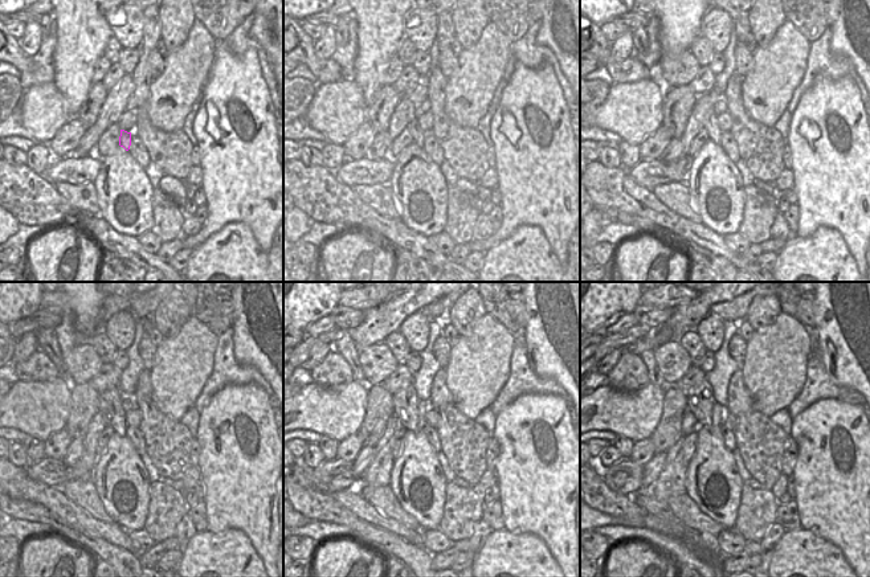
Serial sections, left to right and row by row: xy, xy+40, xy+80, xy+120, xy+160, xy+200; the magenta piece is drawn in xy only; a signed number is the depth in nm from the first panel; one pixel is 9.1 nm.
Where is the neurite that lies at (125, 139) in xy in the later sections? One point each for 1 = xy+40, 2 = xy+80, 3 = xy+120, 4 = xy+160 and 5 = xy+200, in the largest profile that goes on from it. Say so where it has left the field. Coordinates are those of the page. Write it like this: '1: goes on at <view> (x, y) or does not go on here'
1: goes on at xy+40 (416, 133)
2: goes on at xy+80 (710, 122)
3: goes on at xy+120 (109, 401)
4: goes on at xy+160 (405, 400)
5: goes on at xy+200 (701, 400)

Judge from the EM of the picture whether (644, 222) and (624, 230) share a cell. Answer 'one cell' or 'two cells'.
two cells

